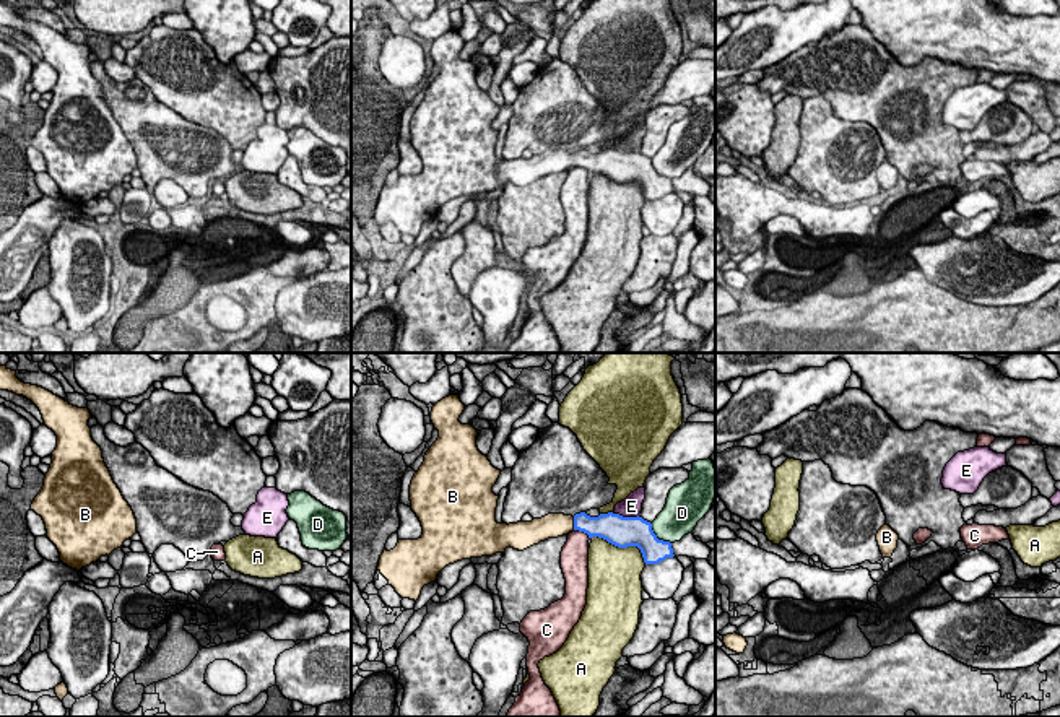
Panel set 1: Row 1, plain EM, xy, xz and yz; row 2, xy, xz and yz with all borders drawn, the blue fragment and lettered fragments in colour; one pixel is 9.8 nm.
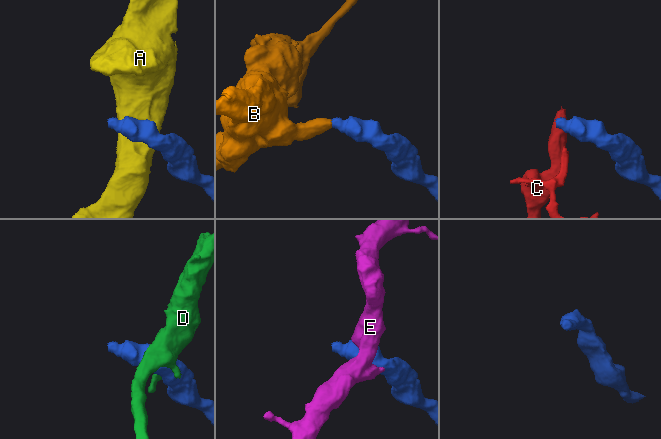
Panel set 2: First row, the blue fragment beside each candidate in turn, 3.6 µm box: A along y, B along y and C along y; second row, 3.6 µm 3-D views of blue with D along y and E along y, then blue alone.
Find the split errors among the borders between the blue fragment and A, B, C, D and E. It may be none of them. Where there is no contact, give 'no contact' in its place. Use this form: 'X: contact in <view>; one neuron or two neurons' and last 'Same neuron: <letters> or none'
A: contact in xz; two neurons
B: contact in xz; one neuron
C: contact in xz; two neurons
D: contact in xz; two neurons
E: contact in xz; two neurons
Same neuron: B

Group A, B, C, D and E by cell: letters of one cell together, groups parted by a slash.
A / B / C / D / E

